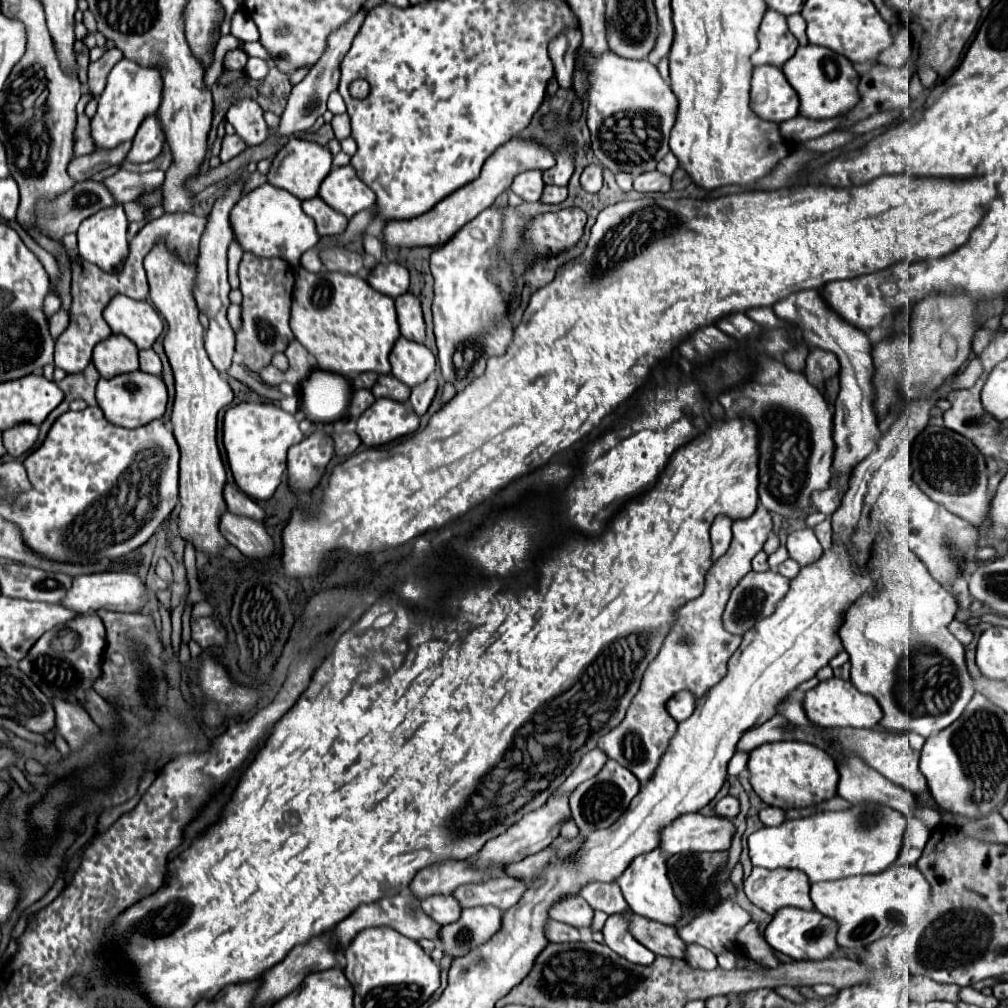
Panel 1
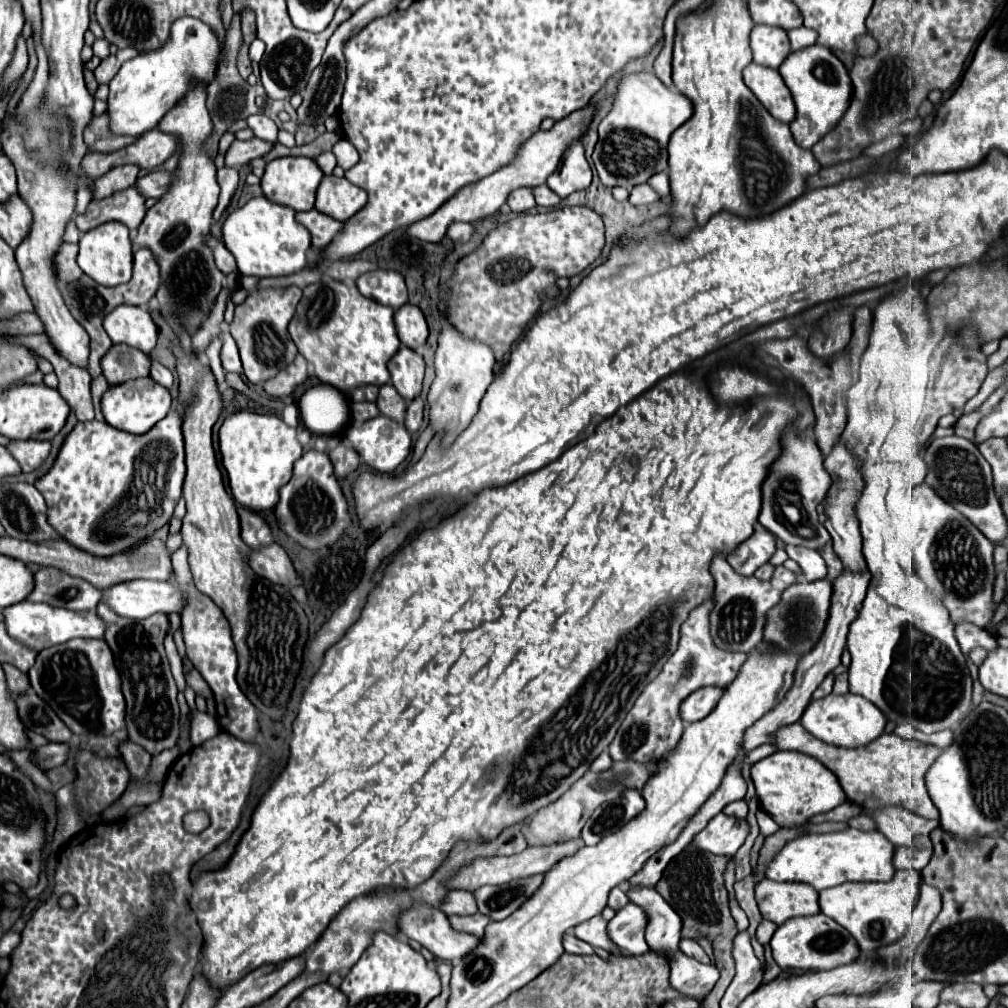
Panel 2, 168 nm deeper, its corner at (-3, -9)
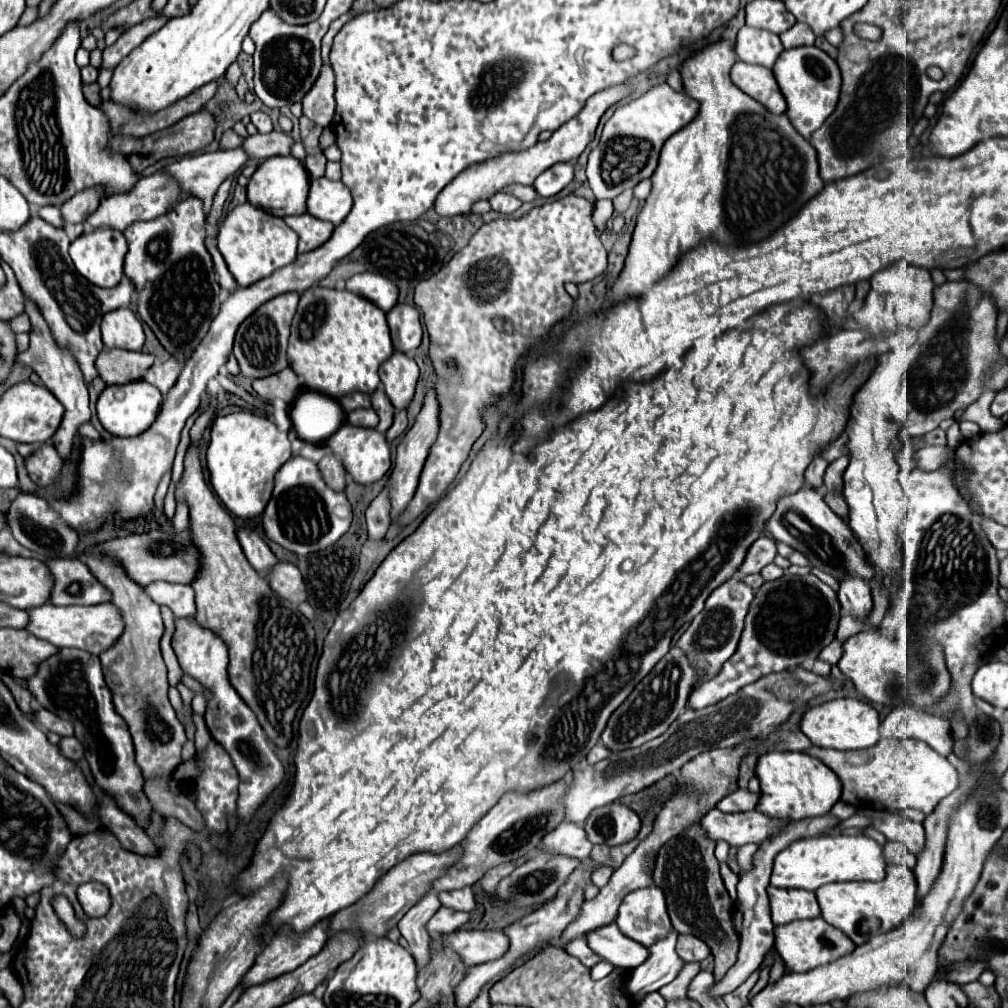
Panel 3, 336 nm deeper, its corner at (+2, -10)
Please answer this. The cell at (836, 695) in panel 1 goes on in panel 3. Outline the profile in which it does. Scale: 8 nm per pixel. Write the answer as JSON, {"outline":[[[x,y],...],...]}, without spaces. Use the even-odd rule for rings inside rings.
{"outline":[[[839,698],[815,706],[805,712],[801,720],[801,732],[821,748],[835,748],[835,750],[857,750],[857,748],[871,748],[879,742],[879,714],[877,710],[863,700],[857,698]]]}

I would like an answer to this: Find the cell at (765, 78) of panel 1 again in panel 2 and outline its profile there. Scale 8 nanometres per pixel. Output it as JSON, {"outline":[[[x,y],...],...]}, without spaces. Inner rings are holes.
{"outline":[[[750,63],[744,69],[744,83],[776,121],[790,125],[796,119],[794,99],[776,69]]]}

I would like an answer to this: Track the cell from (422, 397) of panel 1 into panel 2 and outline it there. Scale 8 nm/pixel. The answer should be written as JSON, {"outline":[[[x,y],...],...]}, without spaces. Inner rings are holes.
{"outline":[[[416,397],[408,403],[408,411],[406,411],[406,429],[410,433],[416,433],[422,425],[422,417],[424,417],[424,399]]]}

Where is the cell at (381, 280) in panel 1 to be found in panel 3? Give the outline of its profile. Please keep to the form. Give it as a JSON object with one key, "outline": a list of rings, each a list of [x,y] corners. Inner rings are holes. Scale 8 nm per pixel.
{"outline":[[[363,272],[347,280],[347,290],[367,298],[375,306],[379,306],[383,312],[389,312],[397,304],[397,286],[383,274],[375,272]]]}

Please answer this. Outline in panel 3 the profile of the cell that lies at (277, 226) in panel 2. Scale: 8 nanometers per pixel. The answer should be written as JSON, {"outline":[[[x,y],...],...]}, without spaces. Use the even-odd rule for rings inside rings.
{"outline":[[[251,204],[235,206],[217,234],[219,252],[223,254],[229,272],[239,286],[251,286],[253,282],[271,276],[275,270],[291,264],[297,256],[297,234],[277,216],[267,214]]]}

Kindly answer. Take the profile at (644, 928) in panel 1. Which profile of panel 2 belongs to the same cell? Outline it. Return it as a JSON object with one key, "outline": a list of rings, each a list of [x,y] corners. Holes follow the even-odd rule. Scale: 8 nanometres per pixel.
{"outline":[[[674,951],[670,957],[670,985],[674,985],[684,995],[692,995],[698,1001],[698,995],[706,995],[716,985],[720,971],[716,965],[702,965],[696,959],[686,957],[682,951]]]}

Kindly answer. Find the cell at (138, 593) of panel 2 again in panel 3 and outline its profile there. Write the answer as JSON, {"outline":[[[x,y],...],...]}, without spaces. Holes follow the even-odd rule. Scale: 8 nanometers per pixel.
{"outline":[[[153,582],[145,590],[153,602],[169,606],[175,618],[195,616],[195,594],[191,586],[171,584],[171,582]]]}

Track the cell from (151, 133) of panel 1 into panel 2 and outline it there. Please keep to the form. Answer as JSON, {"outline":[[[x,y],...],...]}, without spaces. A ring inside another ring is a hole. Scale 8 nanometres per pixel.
{"outline":[[[120,165],[120,167],[114,167],[112,171],[102,175],[100,179],[96,179],[96,183],[94,183],[94,199],[108,197],[108,195],[112,195],[116,191],[128,189],[130,185],[134,185],[138,173],[140,173],[138,165]]]}

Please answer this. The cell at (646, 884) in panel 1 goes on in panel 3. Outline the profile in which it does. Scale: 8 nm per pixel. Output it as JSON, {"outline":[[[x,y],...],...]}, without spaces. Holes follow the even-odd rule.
{"outline":[[[671,930],[671,934],[665,940],[659,940],[657,944],[653,944],[653,948],[649,948],[649,960],[631,972],[625,988],[637,1004],[649,992],[655,992],[665,984],[673,982],[679,974],[683,960],[675,952],[675,940],[677,932]]]}

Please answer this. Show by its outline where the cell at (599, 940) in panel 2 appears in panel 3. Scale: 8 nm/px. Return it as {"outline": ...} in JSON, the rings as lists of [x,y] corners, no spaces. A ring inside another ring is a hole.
{"outline":[[[617,924],[597,928],[589,932],[585,938],[599,956],[603,956],[607,962],[623,970],[633,970],[649,958],[649,950],[643,944],[637,944],[635,940],[627,938],[617,928]]]}

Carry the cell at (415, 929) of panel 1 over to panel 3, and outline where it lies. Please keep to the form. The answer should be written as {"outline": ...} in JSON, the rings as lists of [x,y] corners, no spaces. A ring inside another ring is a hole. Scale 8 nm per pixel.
{"outline":[[[459,930],[443,934],[443,946],[457,952],[467,968],[501,958],[509,948],[503,930]]]}

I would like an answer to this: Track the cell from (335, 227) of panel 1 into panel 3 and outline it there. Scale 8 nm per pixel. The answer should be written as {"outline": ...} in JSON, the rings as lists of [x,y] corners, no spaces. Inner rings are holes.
{"outline":[[[301,214],[301,216],[287,216],[283,218],[289,228],[293,228],[299,234],[299,252],[309,252],[315,250],[317,246],[325,244],[331,234],[333,234],[333,224],[323,222],[311,214]]]}

